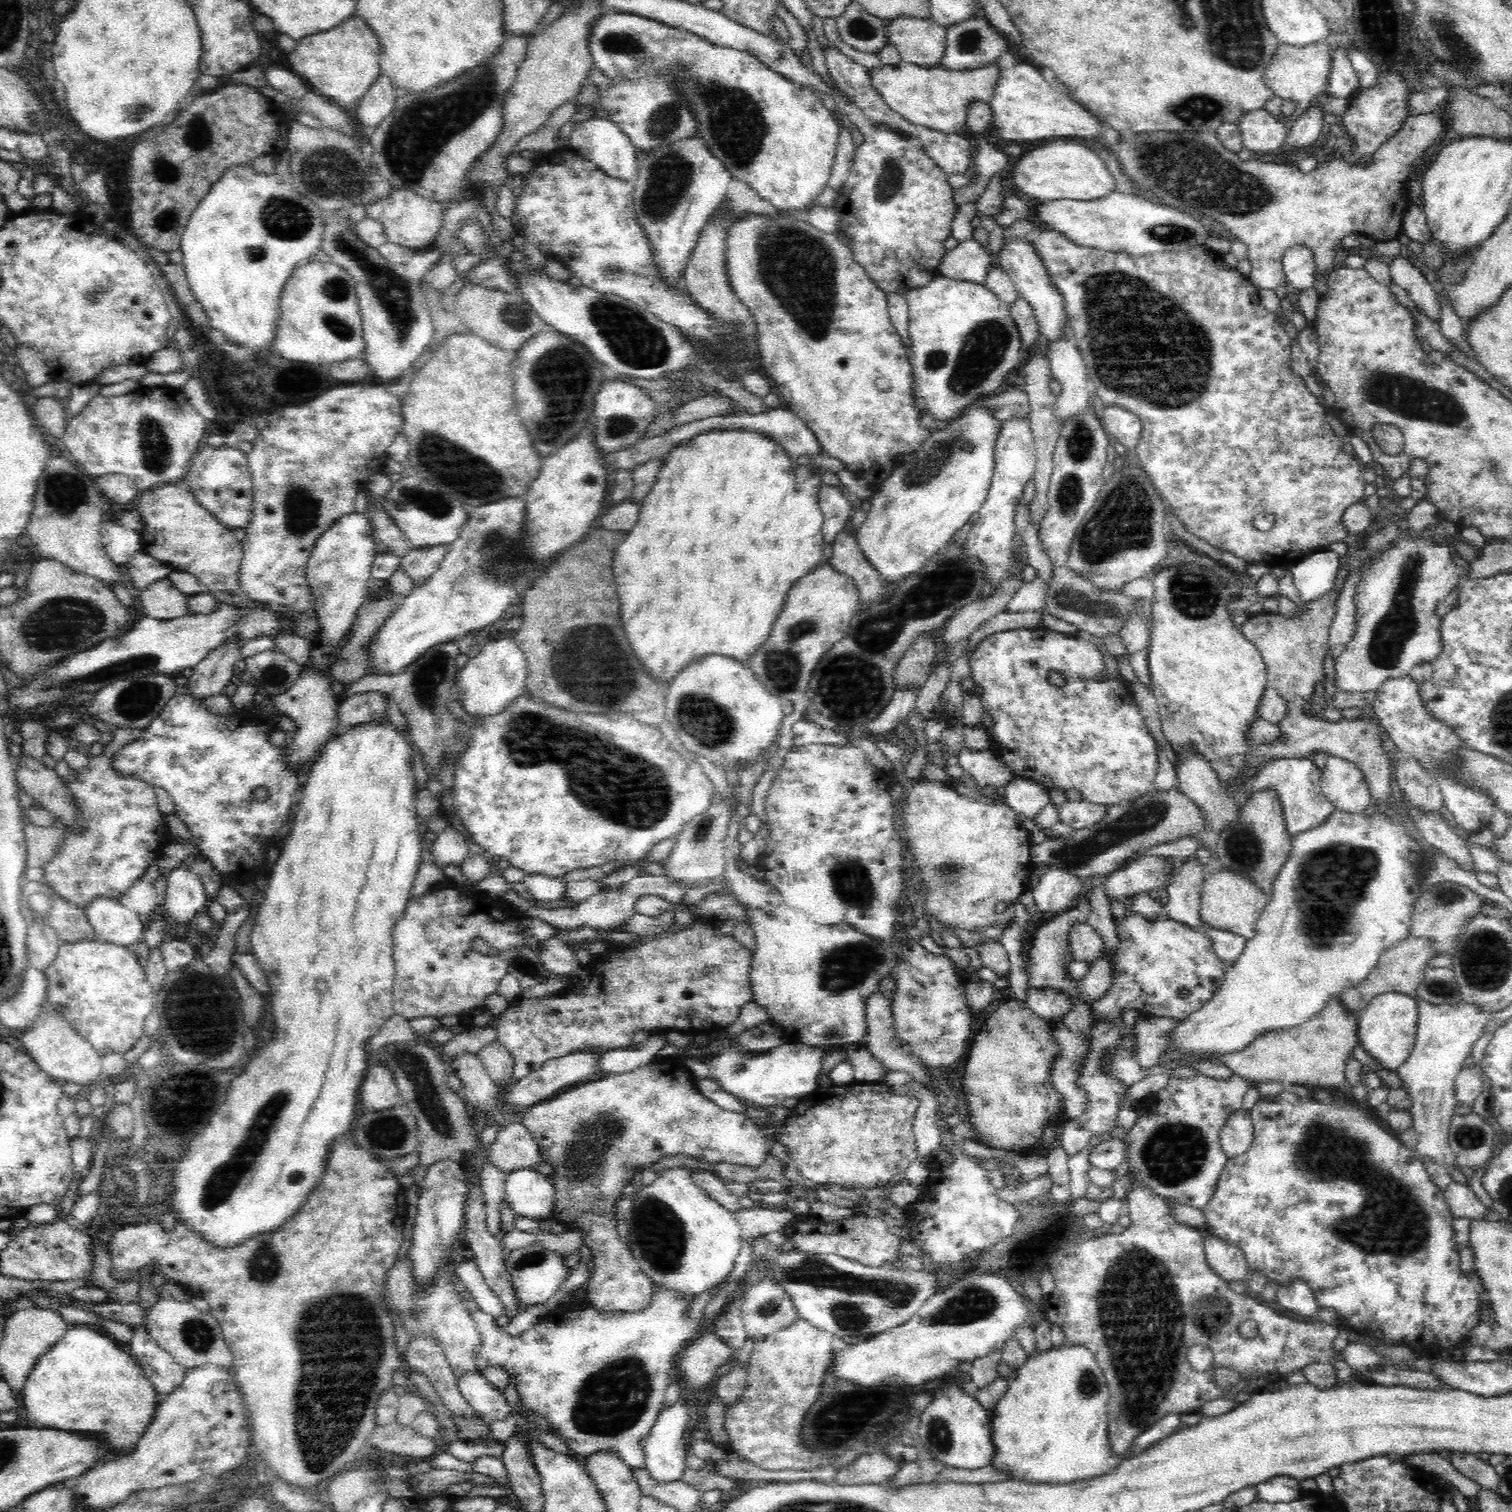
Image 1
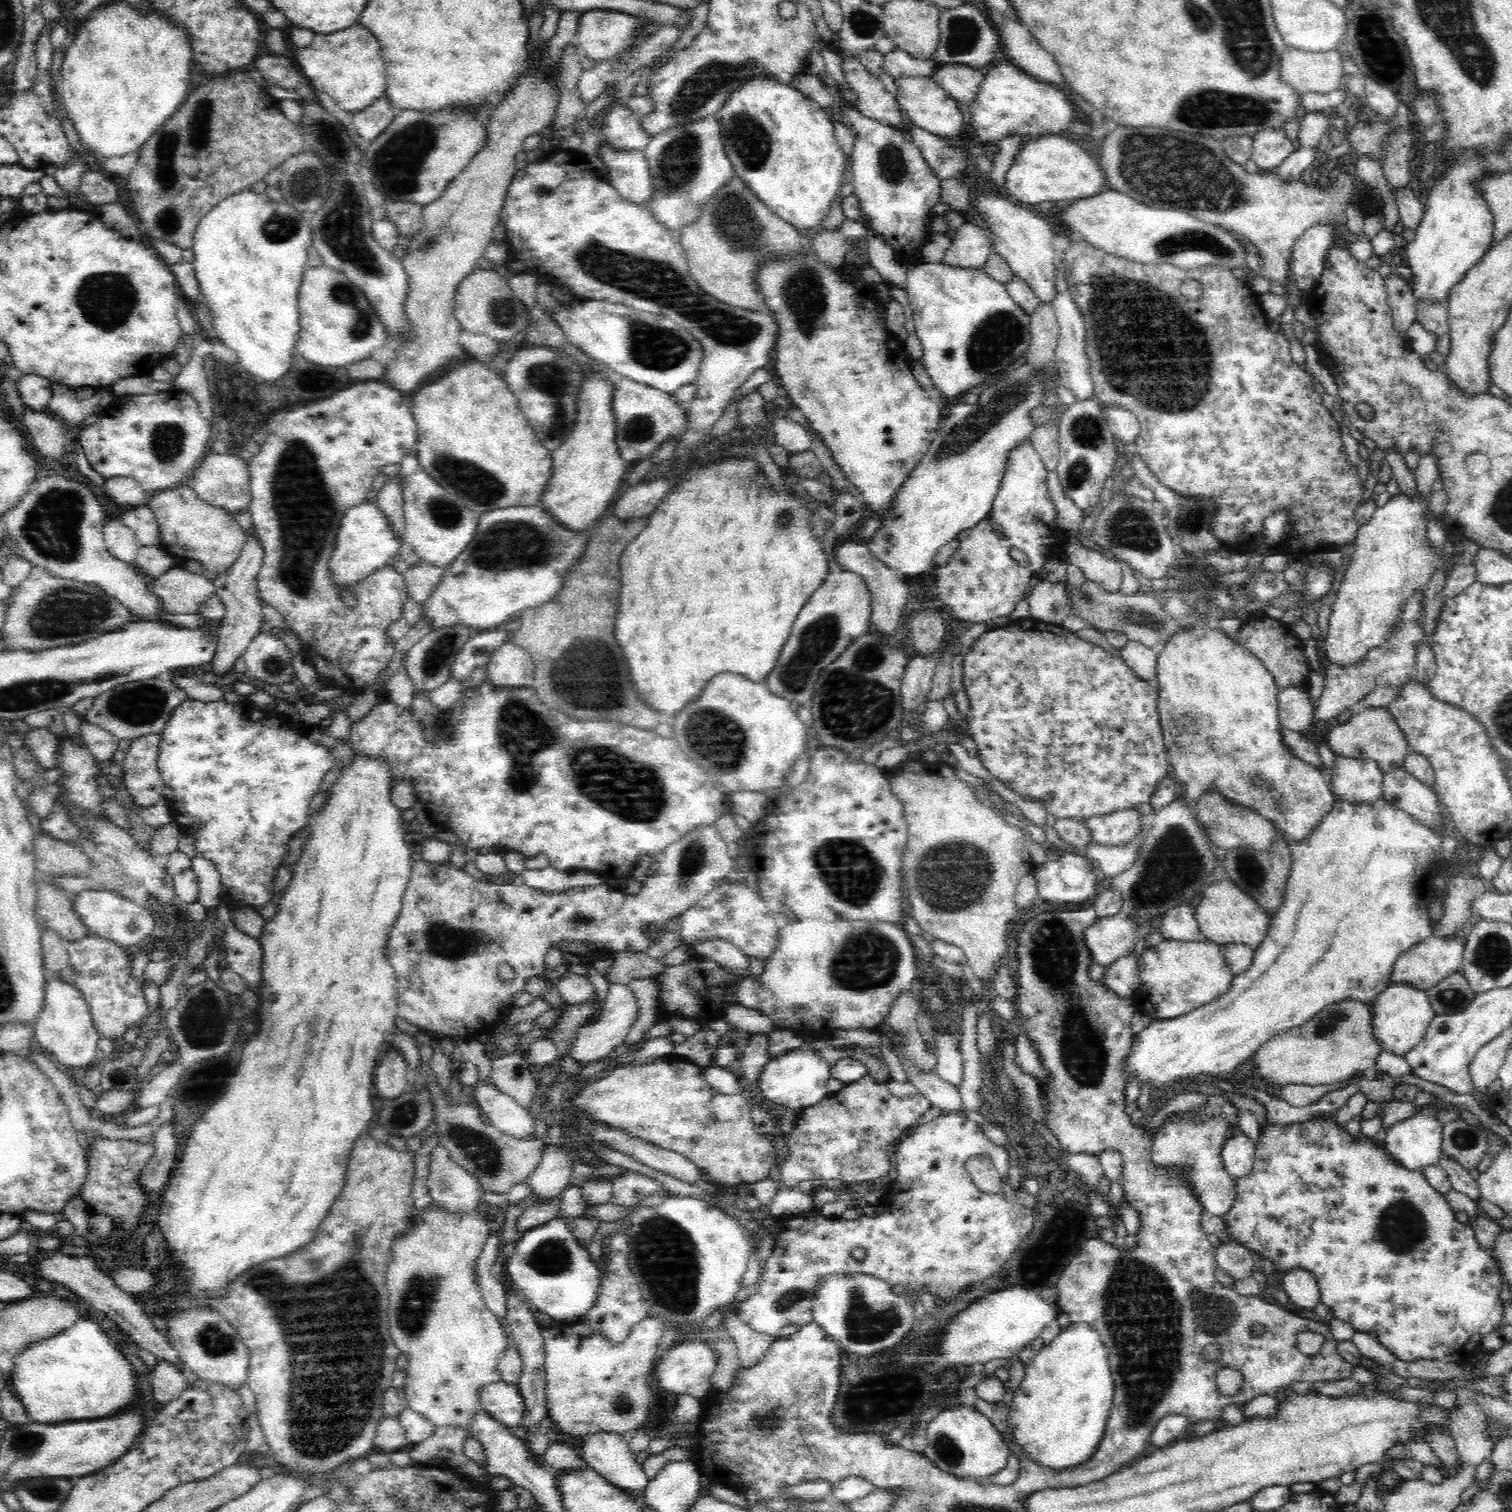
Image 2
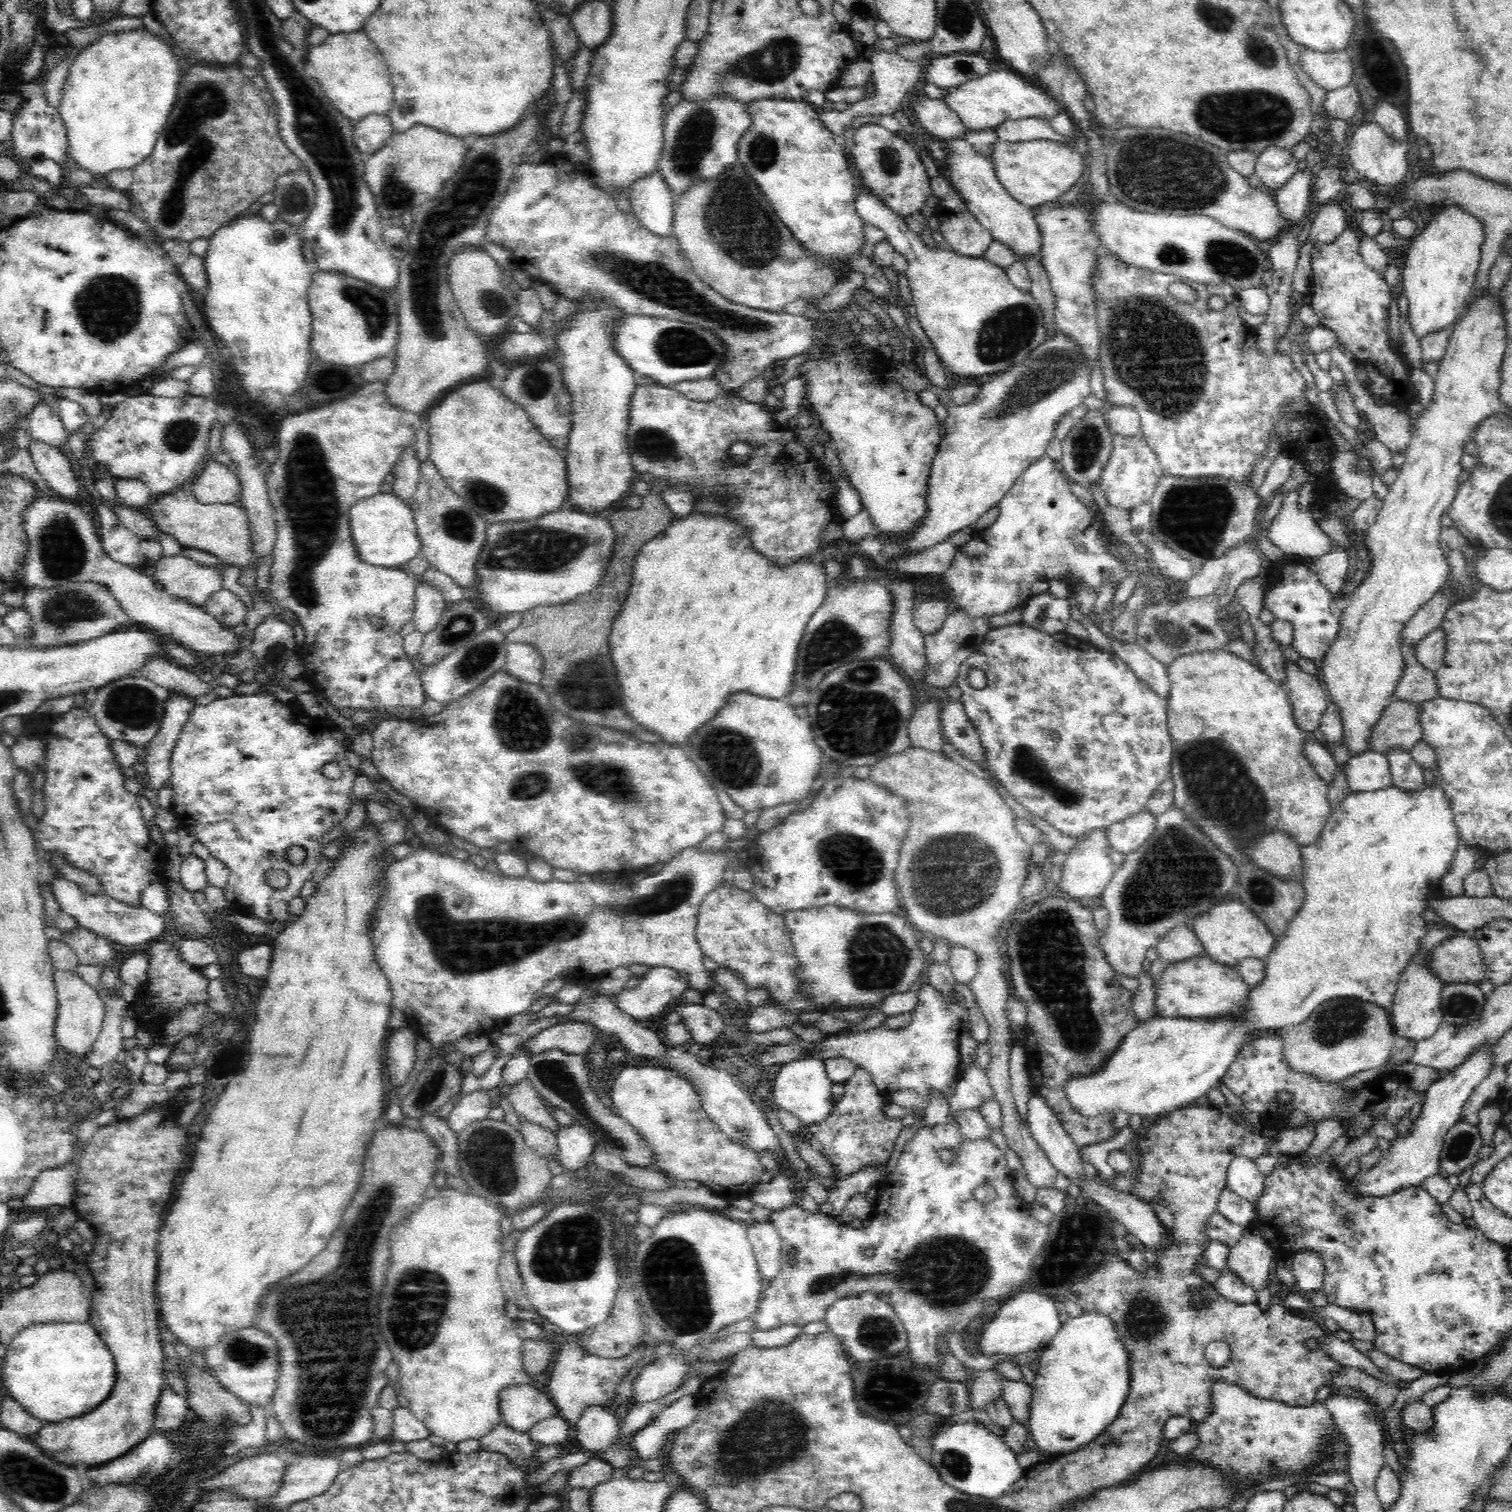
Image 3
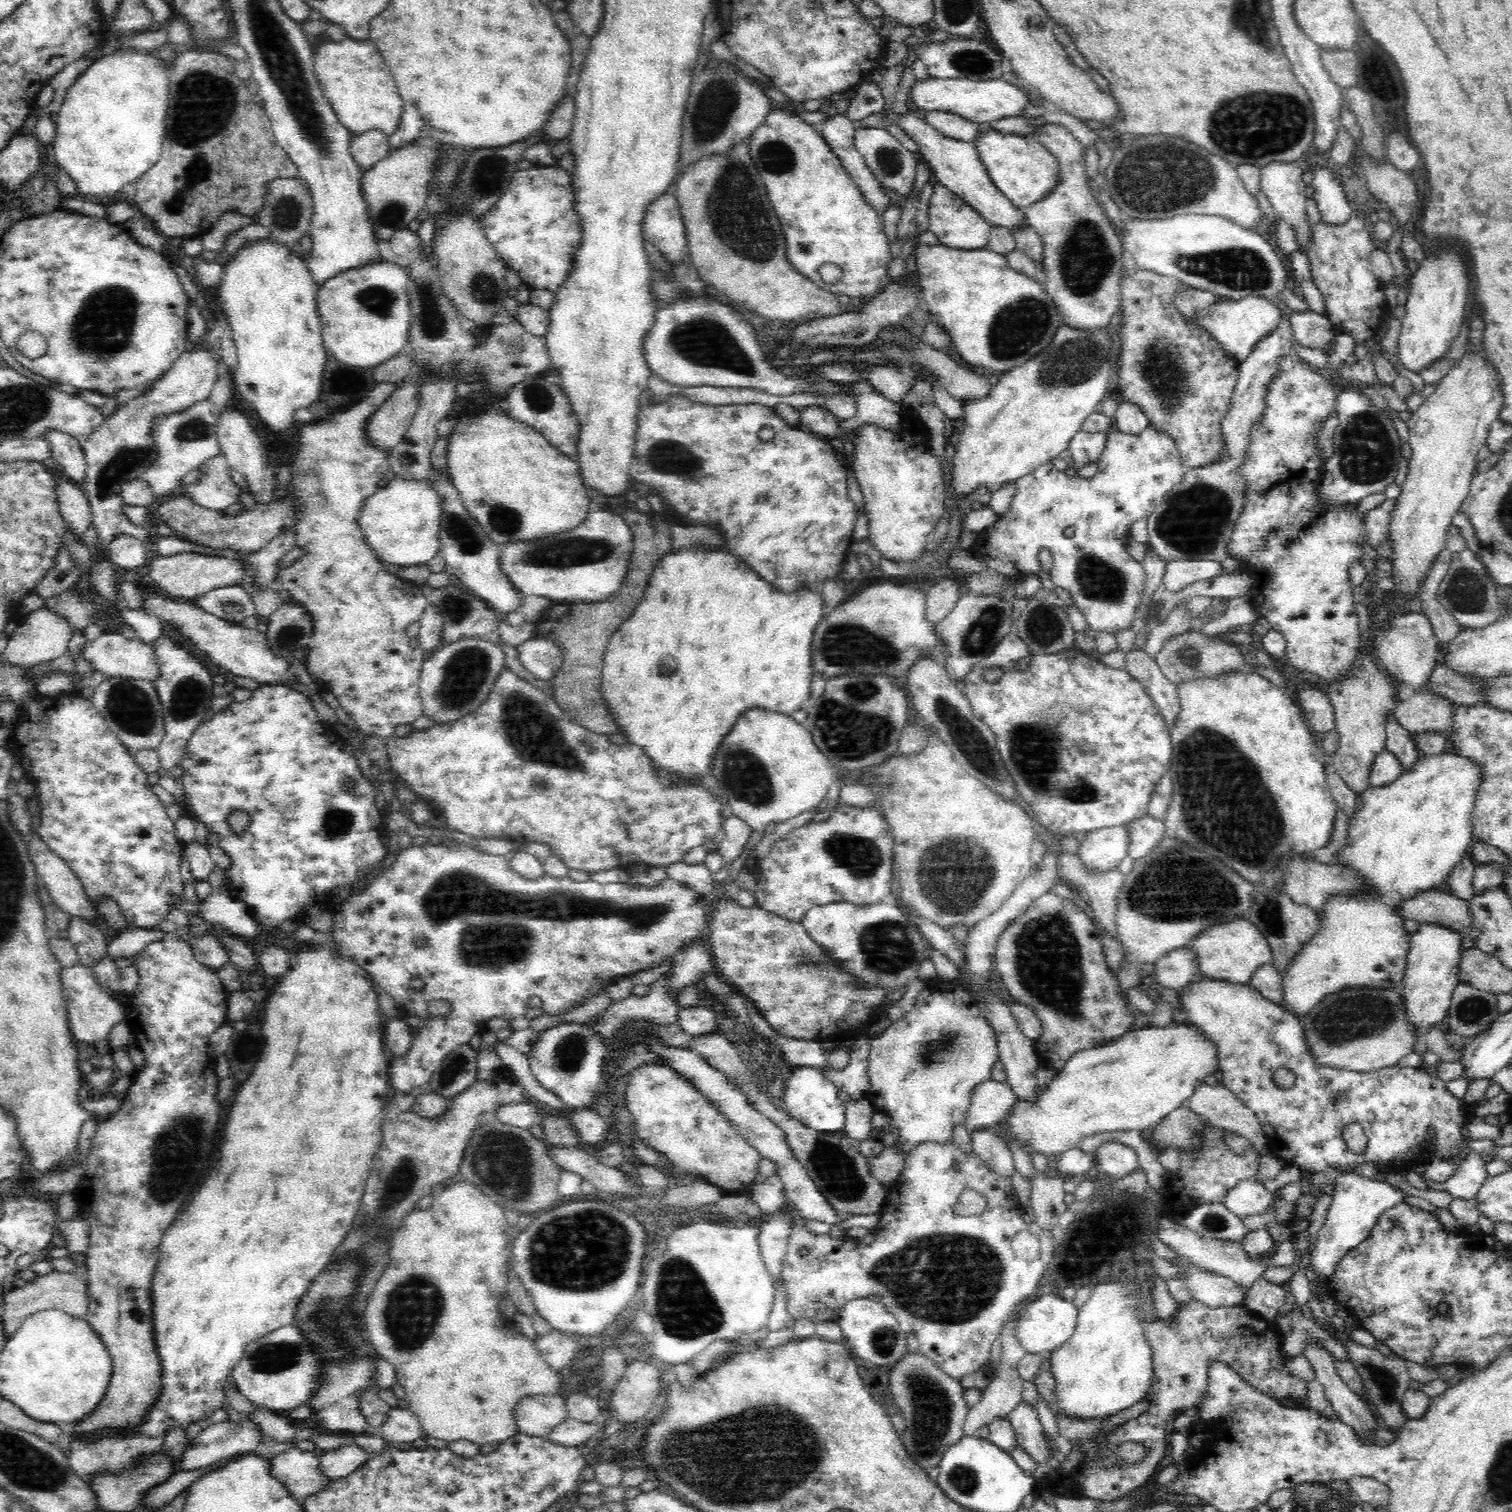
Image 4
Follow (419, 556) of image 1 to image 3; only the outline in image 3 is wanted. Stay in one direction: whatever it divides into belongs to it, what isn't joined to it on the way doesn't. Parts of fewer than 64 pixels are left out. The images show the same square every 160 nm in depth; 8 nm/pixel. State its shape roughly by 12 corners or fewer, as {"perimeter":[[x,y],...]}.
{"perimeter":[[416,584],[416,630],[436,628],[445,611],[440,589]]}

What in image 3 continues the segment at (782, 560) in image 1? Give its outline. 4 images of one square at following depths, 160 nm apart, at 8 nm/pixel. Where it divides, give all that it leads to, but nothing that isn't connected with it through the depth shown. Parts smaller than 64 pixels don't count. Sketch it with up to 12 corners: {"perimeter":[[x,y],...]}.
{"perimeter":[[693,509],[636,556],[623,710],[684,744],[787,699],[827,576]]}

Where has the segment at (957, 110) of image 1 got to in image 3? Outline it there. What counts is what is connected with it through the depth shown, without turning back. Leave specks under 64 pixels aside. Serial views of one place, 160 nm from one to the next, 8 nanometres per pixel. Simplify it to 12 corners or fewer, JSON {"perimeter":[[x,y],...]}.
{"perimeter":[[943,99],[913,103],[924,136],[960,139],[966,125]]}

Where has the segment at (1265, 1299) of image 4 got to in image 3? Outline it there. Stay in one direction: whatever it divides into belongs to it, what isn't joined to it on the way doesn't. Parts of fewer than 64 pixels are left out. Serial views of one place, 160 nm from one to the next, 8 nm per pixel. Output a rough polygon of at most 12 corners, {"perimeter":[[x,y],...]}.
{"perimeter":[[1248,1226],[1226,1269],[1256,1292],[1269,1284],[1276,1250]]}

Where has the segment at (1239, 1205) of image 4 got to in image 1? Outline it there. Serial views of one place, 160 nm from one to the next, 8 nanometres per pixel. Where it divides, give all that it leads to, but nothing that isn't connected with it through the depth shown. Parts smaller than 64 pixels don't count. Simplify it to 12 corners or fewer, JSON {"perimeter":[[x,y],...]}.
{"perimeter":[[1250,1109],[1236,1110],[1220,1132],[1224,1155],[1240,1157],[1252,1147]]}

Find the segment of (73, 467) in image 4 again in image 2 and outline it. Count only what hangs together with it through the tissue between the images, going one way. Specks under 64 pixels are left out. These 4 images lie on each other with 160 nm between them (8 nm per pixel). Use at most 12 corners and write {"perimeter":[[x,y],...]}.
{"perimeter":[[36,374],[18,380],[22,403],[48,412],[52,382]]}

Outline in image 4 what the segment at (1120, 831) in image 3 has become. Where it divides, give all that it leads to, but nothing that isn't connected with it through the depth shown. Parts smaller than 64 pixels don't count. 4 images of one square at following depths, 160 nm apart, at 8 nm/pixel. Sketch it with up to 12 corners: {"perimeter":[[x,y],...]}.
{"perimeter":[[1148,814],[1130,822],[1128,855],[1152,854],[1165,836],[1164,820]]}

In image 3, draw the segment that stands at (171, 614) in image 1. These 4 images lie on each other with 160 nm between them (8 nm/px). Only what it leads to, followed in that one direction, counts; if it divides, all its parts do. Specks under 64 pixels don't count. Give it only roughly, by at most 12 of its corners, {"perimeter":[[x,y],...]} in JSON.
{"perimeter":[[182,553],[153,577],[170,596],[201,607],[224,586],[216,566]]}

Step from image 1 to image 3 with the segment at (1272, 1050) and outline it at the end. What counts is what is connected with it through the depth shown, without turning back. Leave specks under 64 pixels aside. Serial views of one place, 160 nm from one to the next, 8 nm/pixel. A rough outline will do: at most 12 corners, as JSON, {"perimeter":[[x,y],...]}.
{"perimeter":[[1336,997],[1284,1030],[1284,1059],[1337,1083],[1385,1065],[1389,1010]]}

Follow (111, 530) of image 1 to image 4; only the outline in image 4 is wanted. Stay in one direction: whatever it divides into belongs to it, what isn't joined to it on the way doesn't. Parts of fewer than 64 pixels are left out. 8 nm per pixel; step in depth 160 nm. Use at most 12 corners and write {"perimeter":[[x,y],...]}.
{"perimeter":[[128,535],[112,540],[108,554],[126,570],[148,563],[143,542]]}

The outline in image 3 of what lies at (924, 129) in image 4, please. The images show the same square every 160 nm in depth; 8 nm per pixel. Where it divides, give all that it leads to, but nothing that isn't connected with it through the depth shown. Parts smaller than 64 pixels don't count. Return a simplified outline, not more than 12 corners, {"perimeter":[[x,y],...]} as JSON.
{"perimeter":[[964,137],[944,174],[978,222],[1020,257],[1040,257],[1033,209],[1008,195]]}

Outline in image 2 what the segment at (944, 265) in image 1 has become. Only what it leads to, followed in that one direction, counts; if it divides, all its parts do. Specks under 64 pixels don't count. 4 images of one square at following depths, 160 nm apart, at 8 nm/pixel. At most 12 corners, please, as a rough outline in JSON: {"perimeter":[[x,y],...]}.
{"perimeter":[[967,217],[940,263],[982,269],[993,251],[988,230]]}

